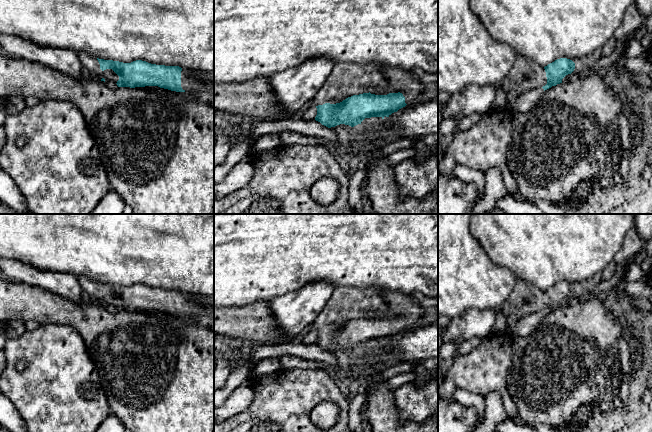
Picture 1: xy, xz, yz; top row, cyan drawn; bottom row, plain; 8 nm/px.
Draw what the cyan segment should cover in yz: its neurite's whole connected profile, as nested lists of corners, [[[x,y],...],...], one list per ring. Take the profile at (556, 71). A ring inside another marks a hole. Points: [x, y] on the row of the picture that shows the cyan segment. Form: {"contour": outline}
{"contour": [[[517,53],[515,62],[500,87],[505,92],[507,103],[510,103],[526,91],[535,88],[543,88],[545,91],[562,83],[562,79],[574,69],[575,63],[567,58],[557,59],[543,67]]]}

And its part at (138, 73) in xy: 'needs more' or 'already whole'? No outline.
needs more

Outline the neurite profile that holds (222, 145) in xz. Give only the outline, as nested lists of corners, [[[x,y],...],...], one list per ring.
[[[226,133],[215,134],[214,142],[214,166],[222,164],[229,153],[232,144]]]

